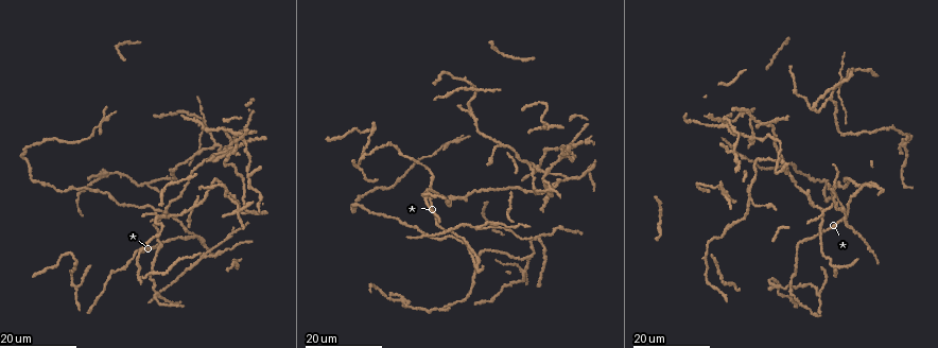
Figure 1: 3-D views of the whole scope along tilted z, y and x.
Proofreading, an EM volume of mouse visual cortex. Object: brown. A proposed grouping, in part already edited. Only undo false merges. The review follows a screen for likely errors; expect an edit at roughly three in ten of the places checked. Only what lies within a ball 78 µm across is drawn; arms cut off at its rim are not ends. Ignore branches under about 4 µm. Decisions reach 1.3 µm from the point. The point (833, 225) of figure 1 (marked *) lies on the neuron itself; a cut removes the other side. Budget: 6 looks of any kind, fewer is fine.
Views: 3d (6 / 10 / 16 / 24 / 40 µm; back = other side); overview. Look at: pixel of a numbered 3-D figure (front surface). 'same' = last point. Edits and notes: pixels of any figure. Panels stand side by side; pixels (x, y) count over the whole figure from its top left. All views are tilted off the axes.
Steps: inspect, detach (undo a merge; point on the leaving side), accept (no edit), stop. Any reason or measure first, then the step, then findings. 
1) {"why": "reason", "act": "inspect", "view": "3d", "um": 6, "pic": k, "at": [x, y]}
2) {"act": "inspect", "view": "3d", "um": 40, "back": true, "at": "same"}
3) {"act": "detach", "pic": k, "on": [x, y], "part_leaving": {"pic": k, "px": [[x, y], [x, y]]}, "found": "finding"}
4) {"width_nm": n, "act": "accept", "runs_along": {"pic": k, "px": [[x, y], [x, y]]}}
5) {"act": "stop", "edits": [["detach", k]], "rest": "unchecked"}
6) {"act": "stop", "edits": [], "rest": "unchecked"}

{"why": "arms part here", "act": "inspect", "view": "3d", "um": 24, "pic": 1, "at": [814, 108]}

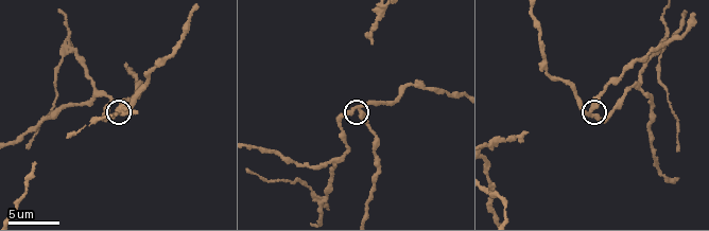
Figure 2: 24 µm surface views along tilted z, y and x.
{"act": "inspect", "view": "3d", "um": 10, "pic": 2, "at": [359, 110]}

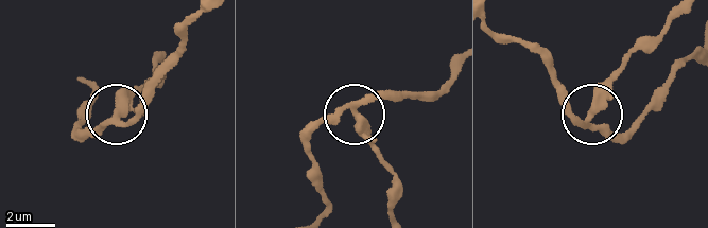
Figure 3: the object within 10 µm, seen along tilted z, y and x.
{"width_nm": 310, "act": "accept", "found": "continuous, no second neuron"}

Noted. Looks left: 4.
{"why": "side arm on a straight run", "act": "inspect", "view": "3d", "um": 16, "pic": 1, "at": [244, 145]}

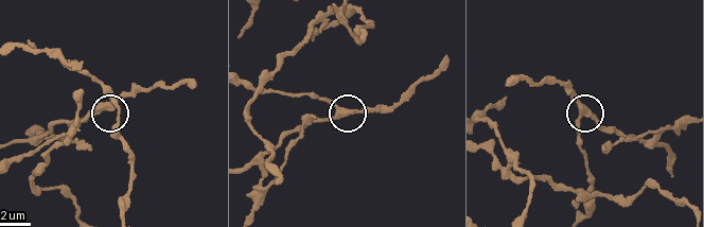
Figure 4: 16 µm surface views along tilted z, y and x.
{"act": "inspect", "view": "3d", "um": 6, "pic": 4, "at": [340, 113]}

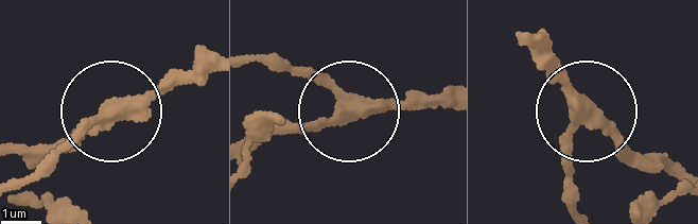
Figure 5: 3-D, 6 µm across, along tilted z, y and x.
{"act": "detach", "pic": 5, "on": [72, 139], "part_leaving": {"pic": 5, "px": [[117, 107], [14, 177]]}, "found": "two neurons meet here"}

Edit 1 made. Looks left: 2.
{"act": "stop", "edits": [["detach", 5]], "rest": "unchecked"}

